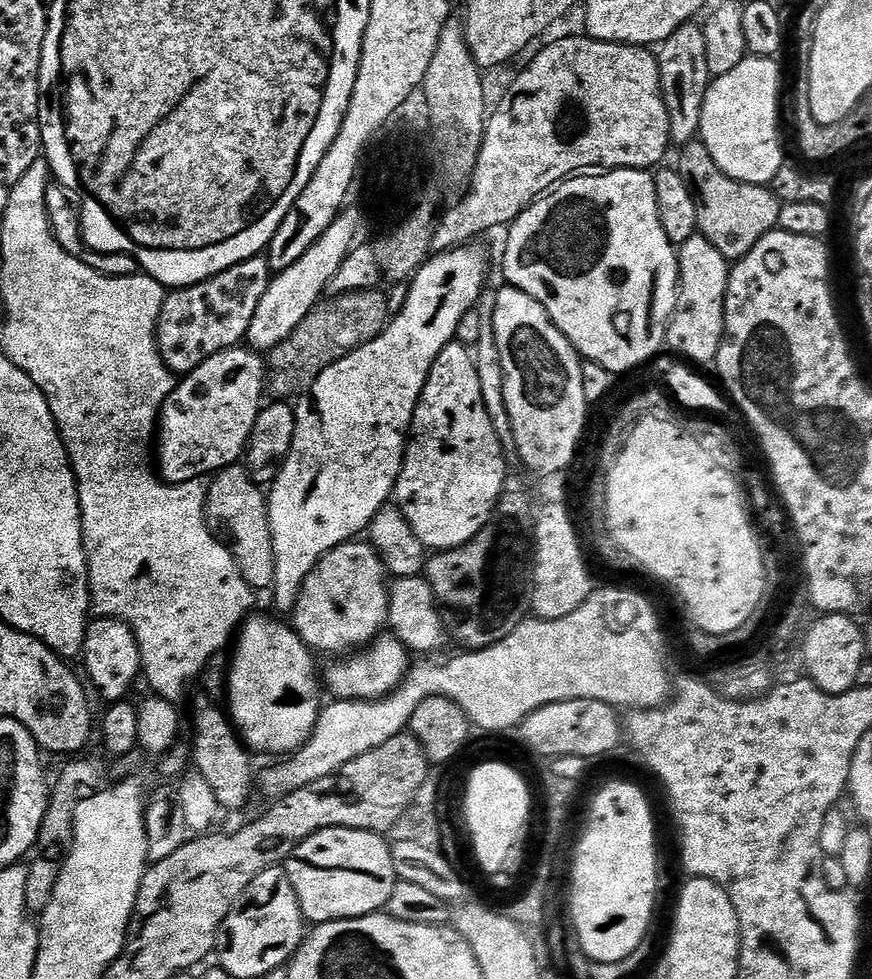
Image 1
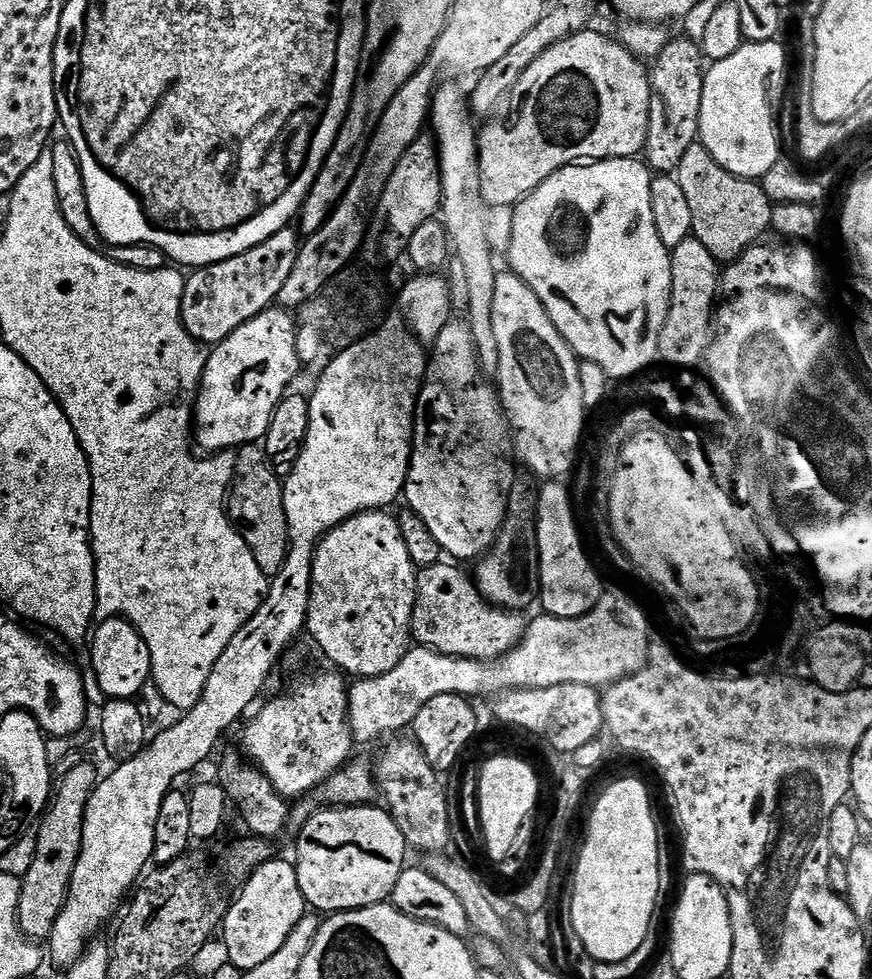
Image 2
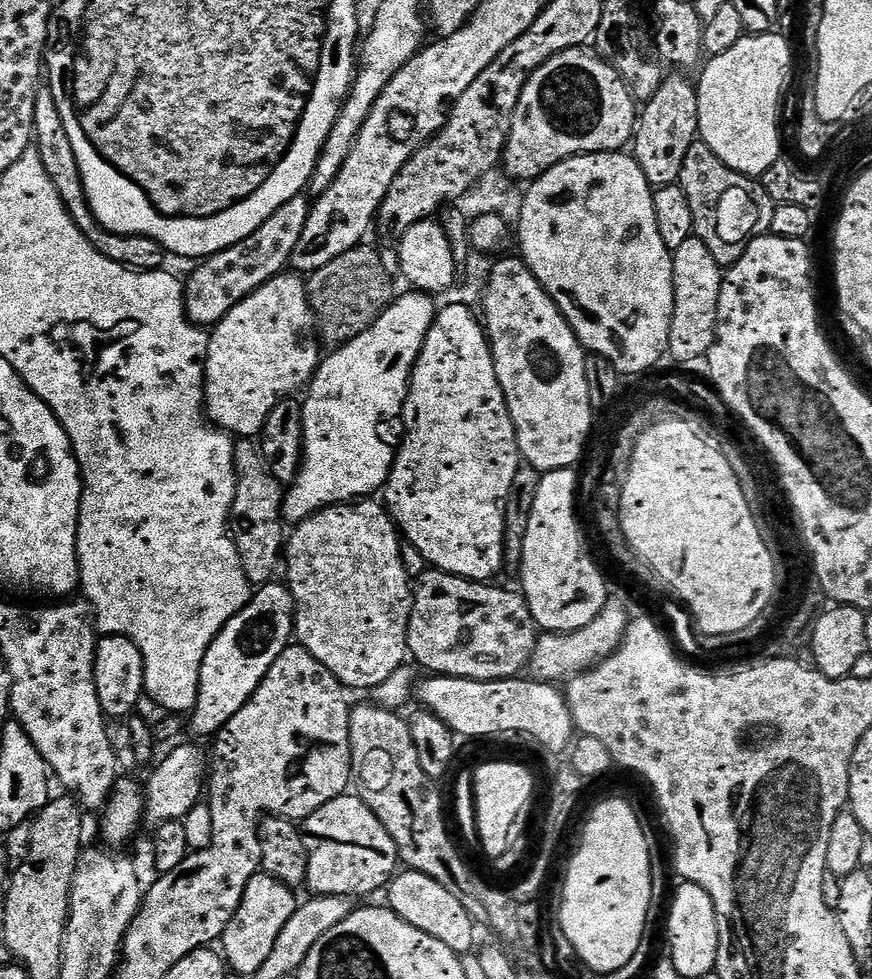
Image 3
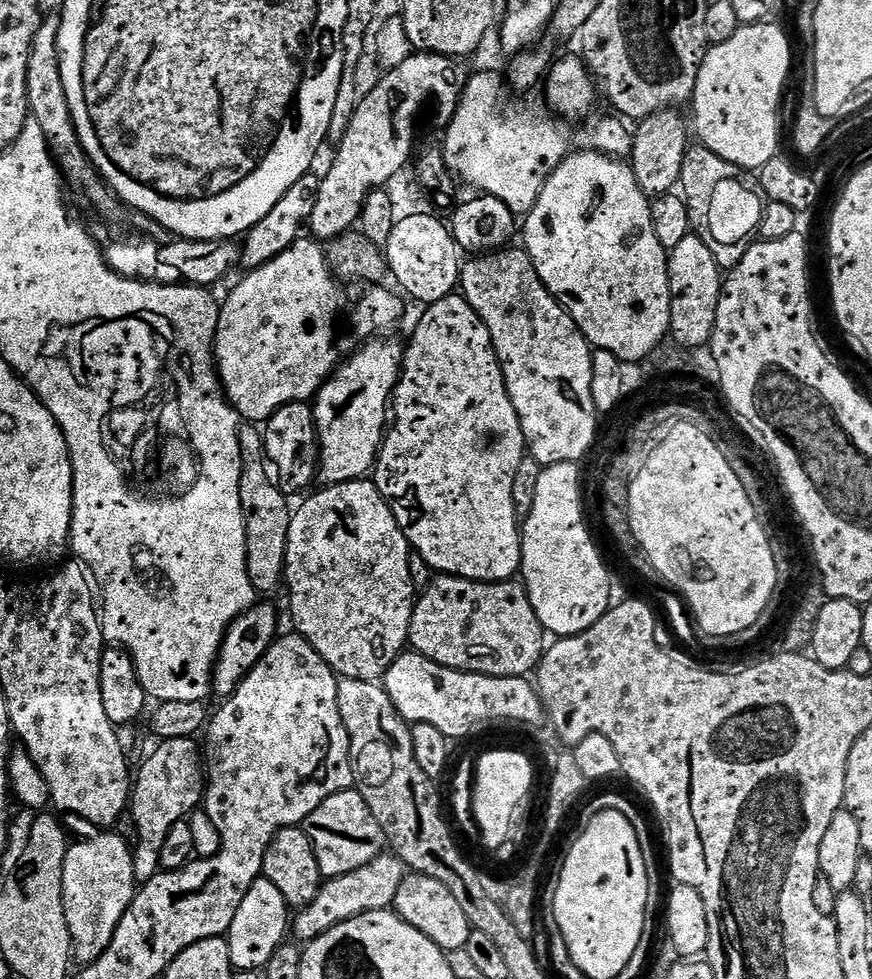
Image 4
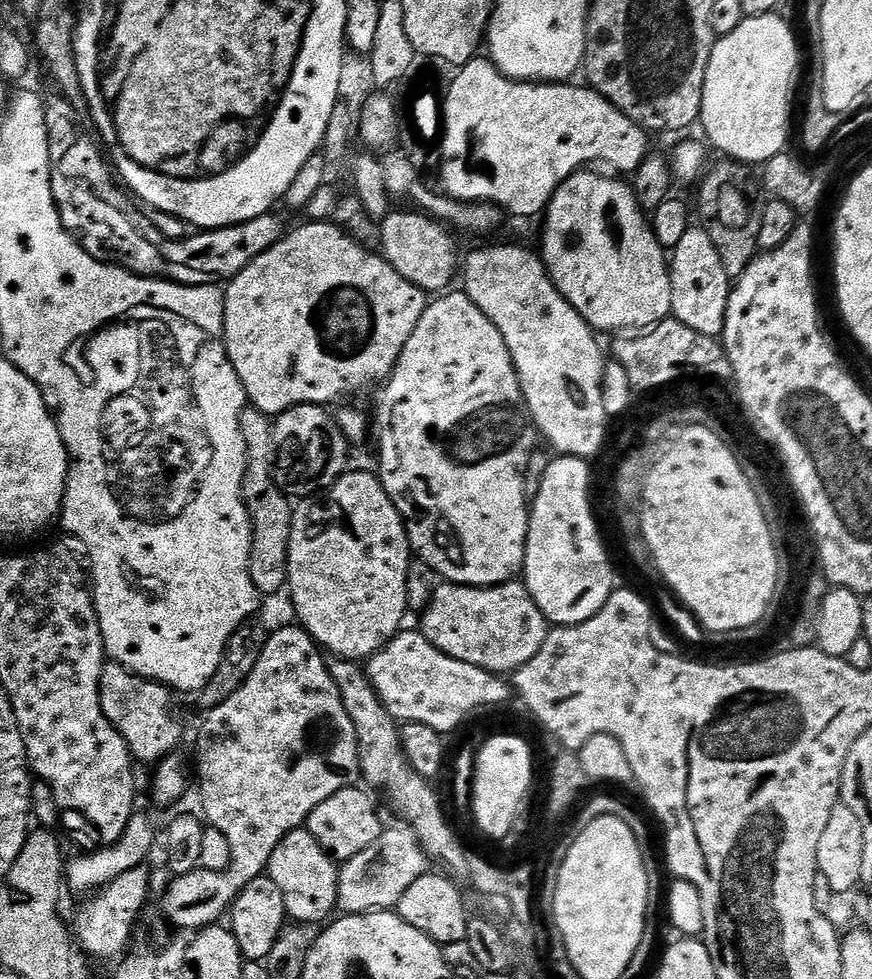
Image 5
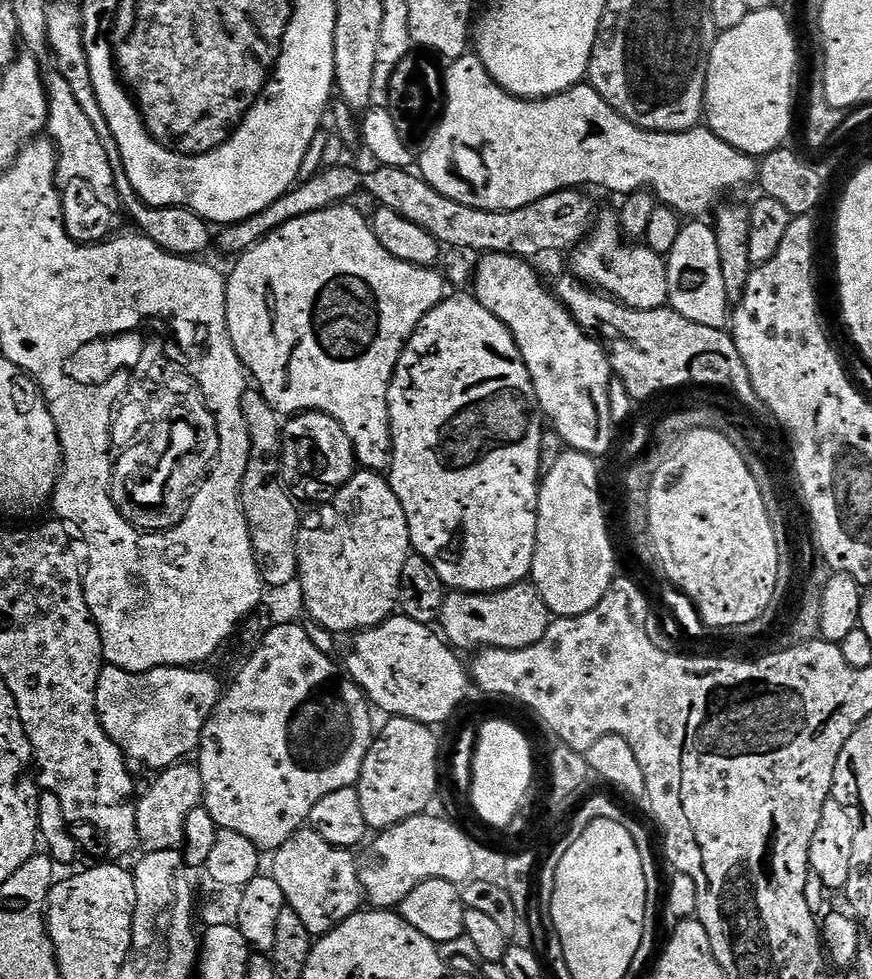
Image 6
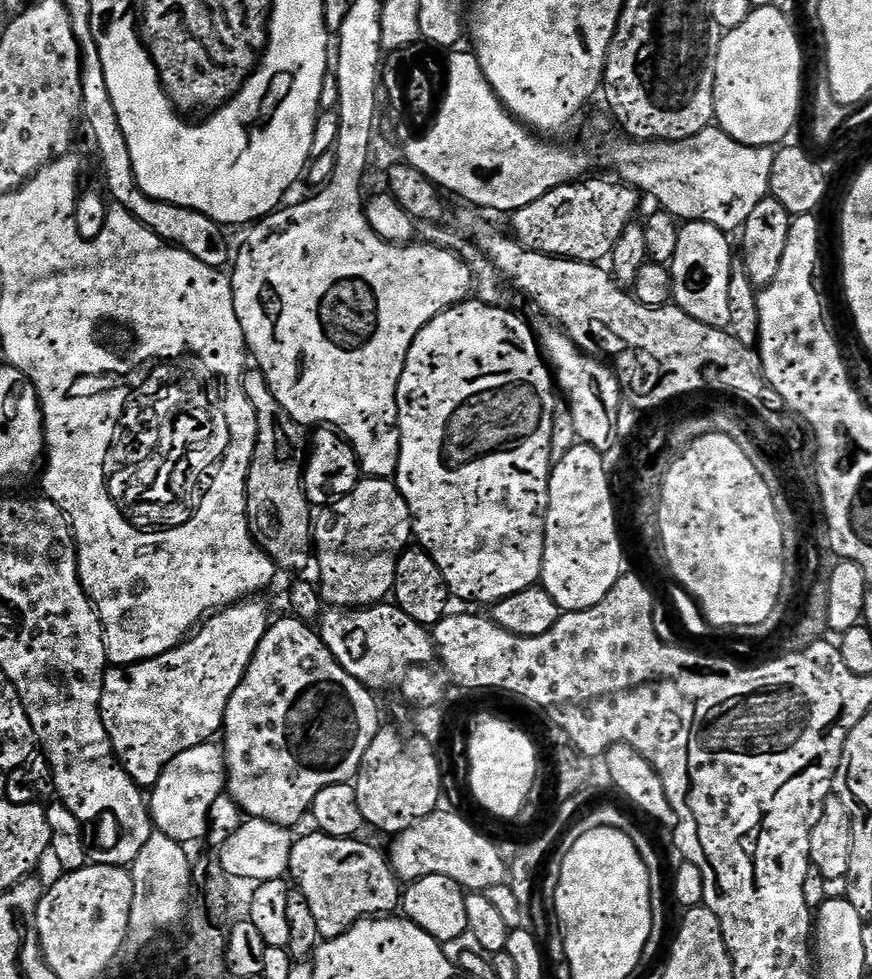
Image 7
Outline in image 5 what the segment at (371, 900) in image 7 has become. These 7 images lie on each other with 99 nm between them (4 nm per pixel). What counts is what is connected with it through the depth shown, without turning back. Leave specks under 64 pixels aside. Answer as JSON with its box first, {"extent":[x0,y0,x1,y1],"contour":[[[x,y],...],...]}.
{"extent":[266,827,339,926],"contour":[[[302,827],[286,834],[286,838],[274,846],[266,875],[282,893],[285,913],[297,925],[307,926],[306,924],[323,925],[333,915],[331,912],[337,911],[339,872],[337,861],[326,850],[322,850],[318,838],[314,838],[307,827]]]}

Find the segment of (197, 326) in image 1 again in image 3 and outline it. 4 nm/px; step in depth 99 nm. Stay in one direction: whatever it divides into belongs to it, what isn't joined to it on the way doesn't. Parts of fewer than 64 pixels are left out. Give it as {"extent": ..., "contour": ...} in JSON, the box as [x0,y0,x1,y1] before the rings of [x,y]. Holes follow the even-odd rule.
{"extent":[184,194,310,326],"contour":[[[301,194],[290,198],[254,234],[250,234],[242,242],[222,250],[218,254],[207,257],[195,265],[184,284],[184,309],[188,311],[188,319],[197,326],[214,326],[238,302],[242,302],[254,290],[281,275],[292,263],[292,251],[302,238],[302,230],[308,221],[310,200]],[[285,267],[285,268],[284,268]]]}

